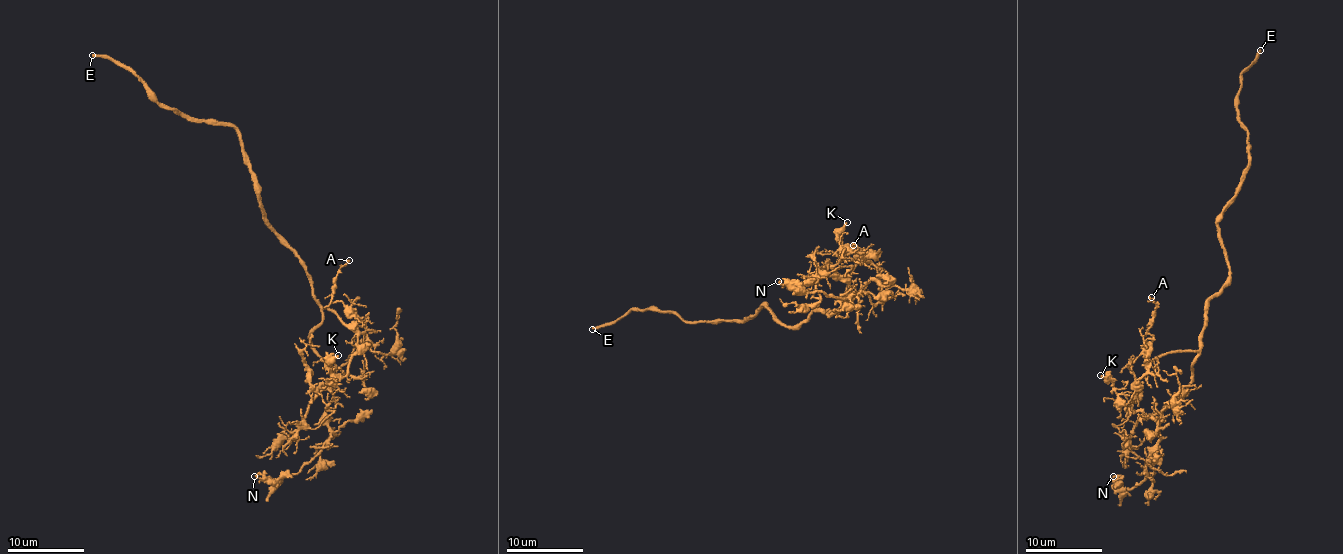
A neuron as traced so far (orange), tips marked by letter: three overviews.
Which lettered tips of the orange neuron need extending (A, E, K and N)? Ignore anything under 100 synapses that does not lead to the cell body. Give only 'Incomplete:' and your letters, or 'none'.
Incomplete: E

